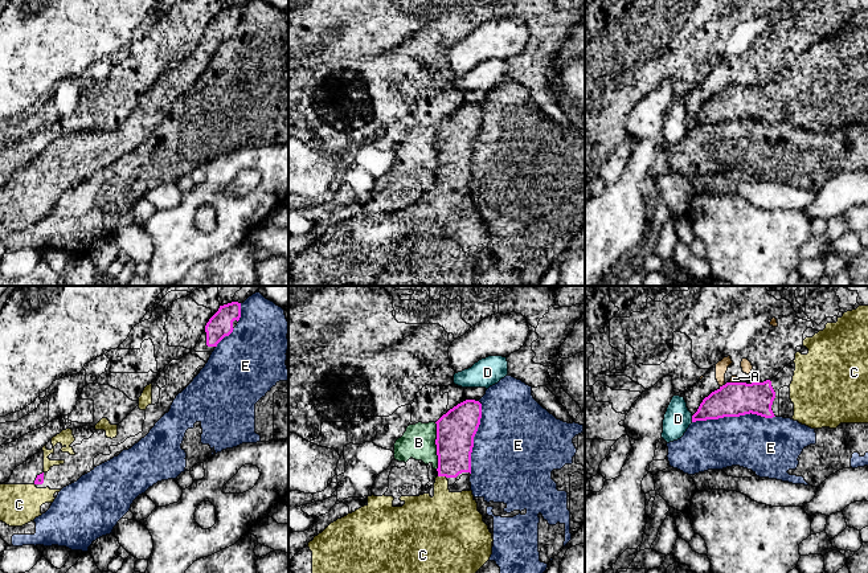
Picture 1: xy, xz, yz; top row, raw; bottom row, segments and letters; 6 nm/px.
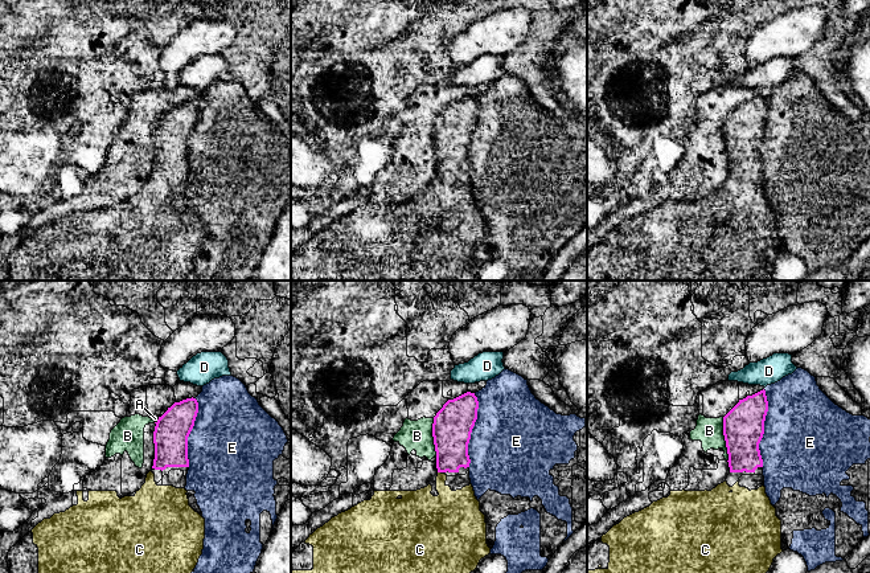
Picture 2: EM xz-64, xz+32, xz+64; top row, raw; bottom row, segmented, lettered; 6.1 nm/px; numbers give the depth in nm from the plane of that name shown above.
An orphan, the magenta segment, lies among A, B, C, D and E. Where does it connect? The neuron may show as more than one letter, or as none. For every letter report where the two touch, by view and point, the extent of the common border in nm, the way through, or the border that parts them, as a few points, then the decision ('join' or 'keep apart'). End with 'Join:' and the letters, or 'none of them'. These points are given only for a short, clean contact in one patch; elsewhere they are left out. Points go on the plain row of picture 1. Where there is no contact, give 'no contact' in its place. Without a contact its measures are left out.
A: contact yz (723, 89); length 40 nm; border yz (725, 88), (720, 90); keep apart
B: contact xz (437, 150); length 280 nm; border xz (434, 126), (437, 172); keep apart
C: contact xz (442, 179); length 60 nm; join
D: contact yz (692, 122); length 40 nm; keep apart
E: contact yz (733, 119); length 500 nm; keep apart
Join: C

